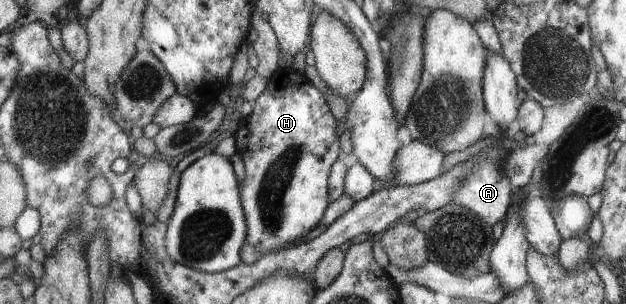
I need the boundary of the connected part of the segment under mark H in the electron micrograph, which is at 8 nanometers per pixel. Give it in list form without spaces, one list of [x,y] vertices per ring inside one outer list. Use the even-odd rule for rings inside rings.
[[[291,67],[279,68],[274,76],[268,78],[267,89],[256,99],[247,125],[243,125],[238,133],[238,141],[243,143],[240,153],[246,170],[241,197],[248,223],[247,242],[255,244],[261,255],[275,251],[285,243],[297,243],[320,225],[330,207],[332,165],[343,155],[337,129],[339,123],[331,113],[331,105],[323,91],[315,87],[305,74]]]

